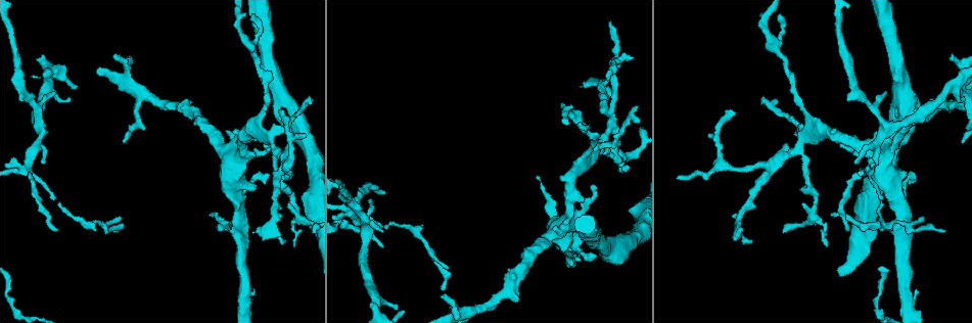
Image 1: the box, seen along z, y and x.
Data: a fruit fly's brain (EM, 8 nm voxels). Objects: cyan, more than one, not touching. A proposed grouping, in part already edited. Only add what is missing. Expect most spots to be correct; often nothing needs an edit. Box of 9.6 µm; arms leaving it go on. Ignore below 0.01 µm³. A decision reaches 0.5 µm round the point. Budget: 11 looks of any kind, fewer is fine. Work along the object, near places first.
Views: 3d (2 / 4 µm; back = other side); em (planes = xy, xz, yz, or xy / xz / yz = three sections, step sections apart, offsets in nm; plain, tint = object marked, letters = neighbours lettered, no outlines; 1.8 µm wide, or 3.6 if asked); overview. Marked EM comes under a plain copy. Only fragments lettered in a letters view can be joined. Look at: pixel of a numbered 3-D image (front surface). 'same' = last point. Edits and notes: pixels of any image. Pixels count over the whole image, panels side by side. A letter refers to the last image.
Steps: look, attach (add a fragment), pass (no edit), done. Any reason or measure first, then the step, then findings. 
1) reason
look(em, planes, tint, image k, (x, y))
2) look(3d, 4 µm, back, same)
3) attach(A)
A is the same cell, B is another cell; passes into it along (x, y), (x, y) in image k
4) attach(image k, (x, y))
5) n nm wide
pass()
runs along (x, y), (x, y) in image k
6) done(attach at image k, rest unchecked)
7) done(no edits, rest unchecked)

tapers out
look(em, planes, letters, image 1, (945, 230))

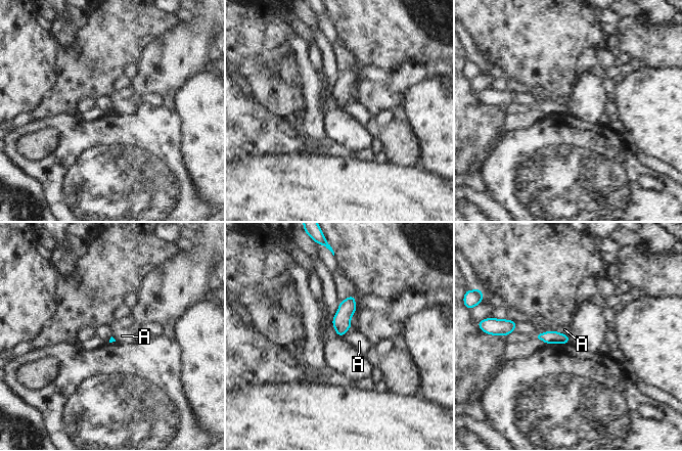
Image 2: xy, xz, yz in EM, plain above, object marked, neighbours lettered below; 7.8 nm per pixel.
pass()
A is another cell; border along (352, 327), (340, 336) in image 2; none of them fits

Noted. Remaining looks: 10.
thin end
look(em, yz, step 16, letters, image 1, (849, 230))

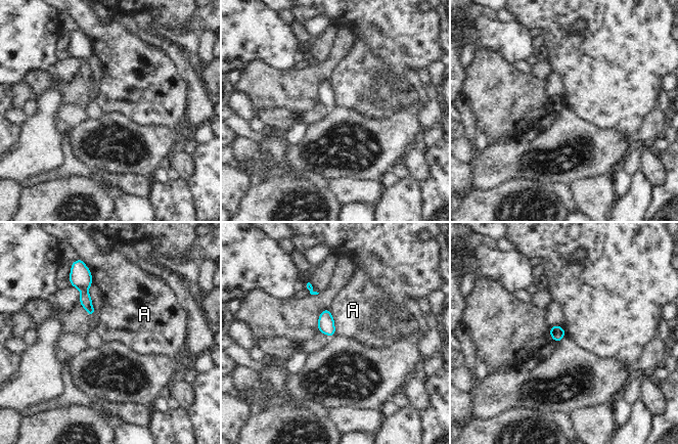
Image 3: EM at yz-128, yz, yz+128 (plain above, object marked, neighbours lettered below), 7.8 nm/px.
another direction
look(em, xy, step 4, letters, same)

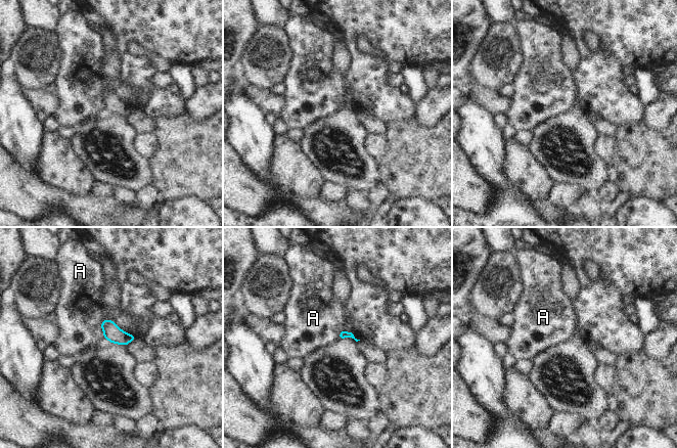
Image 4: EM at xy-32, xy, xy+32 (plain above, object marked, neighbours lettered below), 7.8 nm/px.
pass()
A is another cell; border along (113, 319), (101, 321), (102, 338) in image 4; no lettered fragment goes on from it

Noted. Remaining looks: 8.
tapers out
look(em, planes, letters, image 1, (831, 215))

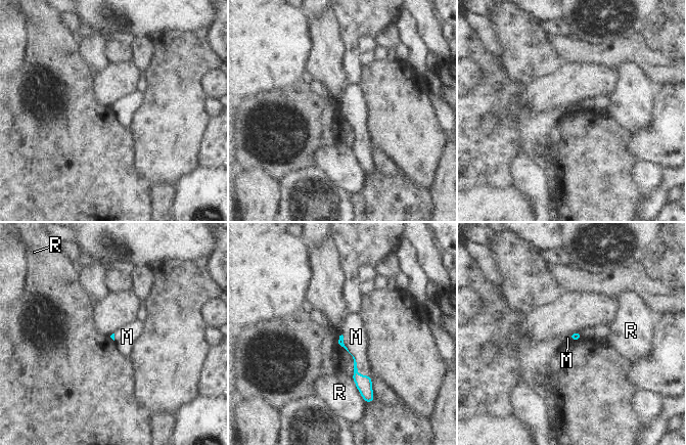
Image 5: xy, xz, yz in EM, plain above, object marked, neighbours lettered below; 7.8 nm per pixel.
attach(image 5, (356, 337))
M is the same cell, R is another cell; the neuron continues

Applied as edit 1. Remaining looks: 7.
look(overview)

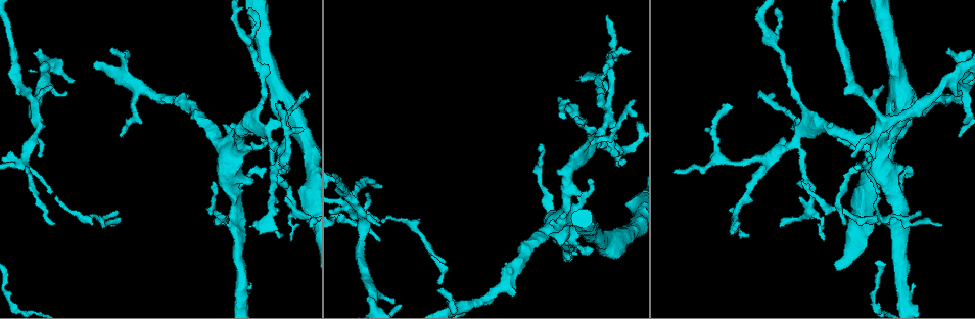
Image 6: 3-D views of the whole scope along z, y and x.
free end
look(3d, 2 µm, image 6, (276, 106))

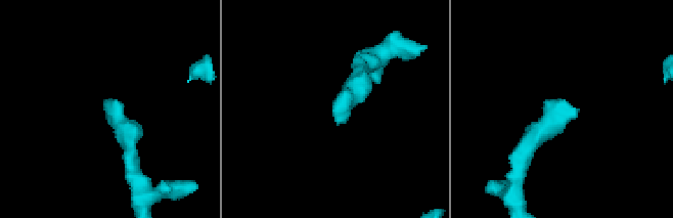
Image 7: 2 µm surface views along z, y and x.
shape alone is not enough
look(em, xz, step 16, letters, image 7, (106, 112))

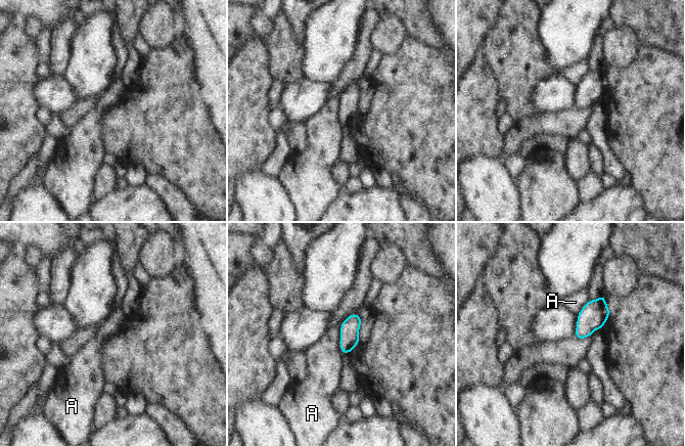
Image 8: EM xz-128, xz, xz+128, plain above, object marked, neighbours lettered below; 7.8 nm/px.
look(em, planes, letters, same)

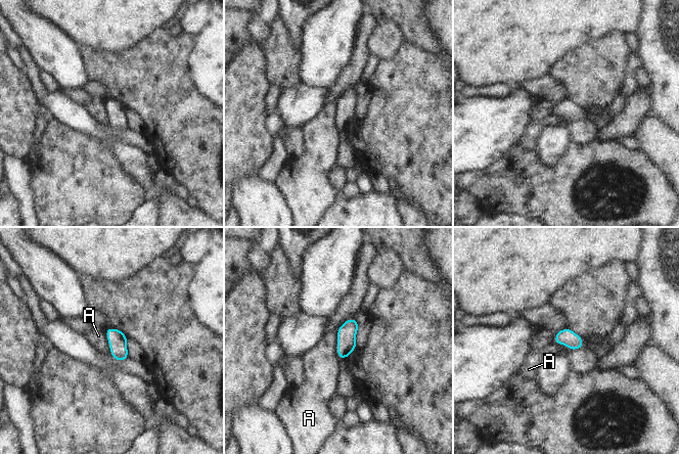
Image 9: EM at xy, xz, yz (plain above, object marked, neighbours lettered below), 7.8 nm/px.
130 nm wide
pass()
A is another cell; border along (337, 329), (337, 355), (341, 359) in image 9; no lettered fragment goes on from it

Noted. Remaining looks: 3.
done(attach at image 5, rest unchecked)

